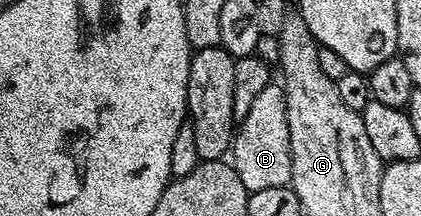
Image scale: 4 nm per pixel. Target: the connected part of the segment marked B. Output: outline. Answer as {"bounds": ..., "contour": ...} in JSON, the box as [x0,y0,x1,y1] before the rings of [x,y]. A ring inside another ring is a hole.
{"bounds":[232,82,292,193],"contour":[[[278,82],[264,86],[253,99],[246,117],[237,125],[232,145],[232,163],[247,193],[284,188],[291,183],[292,154],[289,146],[288,110],[285,90]],[[234,156],[234,157],[233,157]]]}

